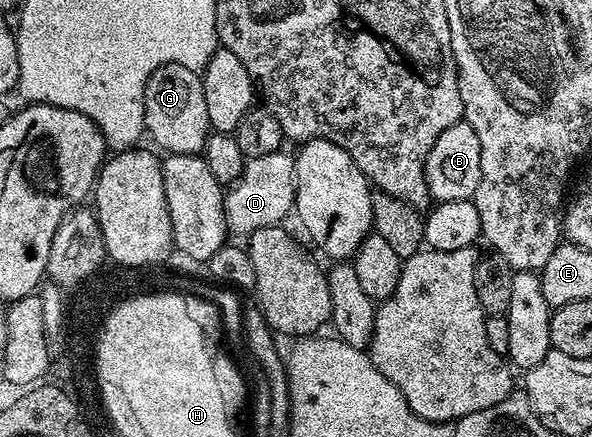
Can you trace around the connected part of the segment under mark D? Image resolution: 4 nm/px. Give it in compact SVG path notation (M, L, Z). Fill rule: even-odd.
M279 150L245 162L240 176L224 193L224 212L229 232L247 237L260 228L279 226L295 208L295 156Z

